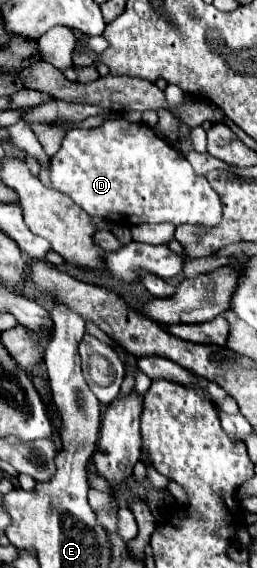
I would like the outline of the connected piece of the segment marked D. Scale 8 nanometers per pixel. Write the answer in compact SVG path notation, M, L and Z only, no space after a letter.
M118 118L118 120L108 120L98 128L70 130L62 140L60 150L52 156L50 178L52 178L52 186L58 192L68 194L90 216L108 218L112 224L138 226L138 224L172 222L174 226L198 224L210 228L222 220L220 198L210 188L206 176L196 176L190 162L178 156L178 152L170 144L160 140L156 132L148 128L144 122L132 124L124 118Z

